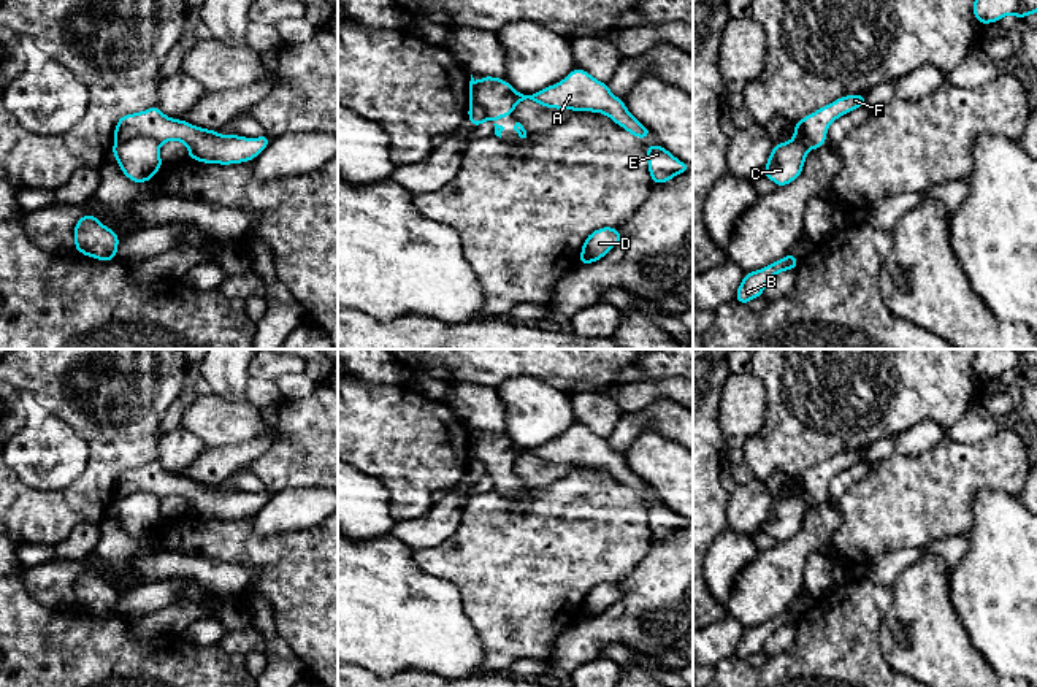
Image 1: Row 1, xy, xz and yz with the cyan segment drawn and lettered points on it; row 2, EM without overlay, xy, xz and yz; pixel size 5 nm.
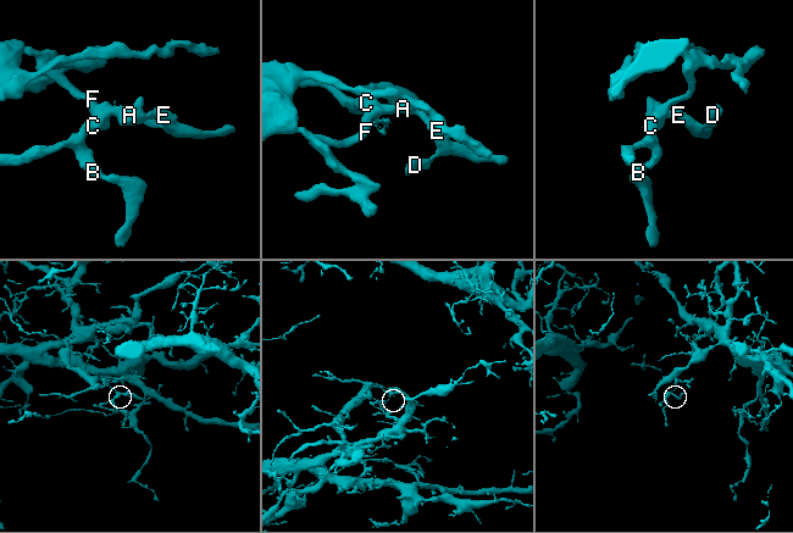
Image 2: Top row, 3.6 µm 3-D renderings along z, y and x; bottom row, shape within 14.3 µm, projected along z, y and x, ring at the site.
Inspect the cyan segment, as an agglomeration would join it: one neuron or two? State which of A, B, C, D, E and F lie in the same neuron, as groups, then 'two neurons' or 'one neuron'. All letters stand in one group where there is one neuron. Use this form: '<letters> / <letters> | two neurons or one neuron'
A D E F / B C | two neurons

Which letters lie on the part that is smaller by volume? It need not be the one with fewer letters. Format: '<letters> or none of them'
B, C

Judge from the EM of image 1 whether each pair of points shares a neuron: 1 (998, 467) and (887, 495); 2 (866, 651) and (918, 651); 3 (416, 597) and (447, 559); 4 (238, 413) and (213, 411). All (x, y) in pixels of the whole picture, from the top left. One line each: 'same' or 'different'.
1: same
2: different
3: different
4: same

